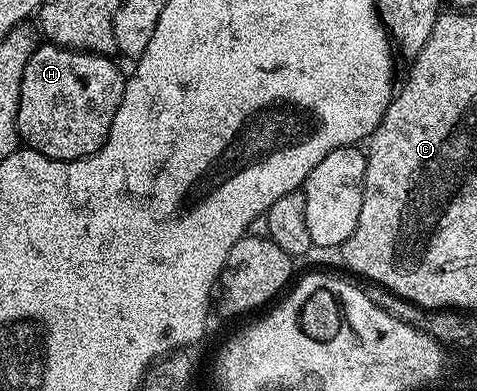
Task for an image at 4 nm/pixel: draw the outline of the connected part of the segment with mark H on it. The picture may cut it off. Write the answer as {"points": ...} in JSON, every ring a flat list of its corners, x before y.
{"points":[[42,42,31,53,27,69,23,69,23,85,19,93,17,133,28,150,38,151,52,159,85,159,95,155,107,141,115,113,125,96,126,76,121,75,114,60,108,55,91,55,83,51,70,51,55,43]]}

